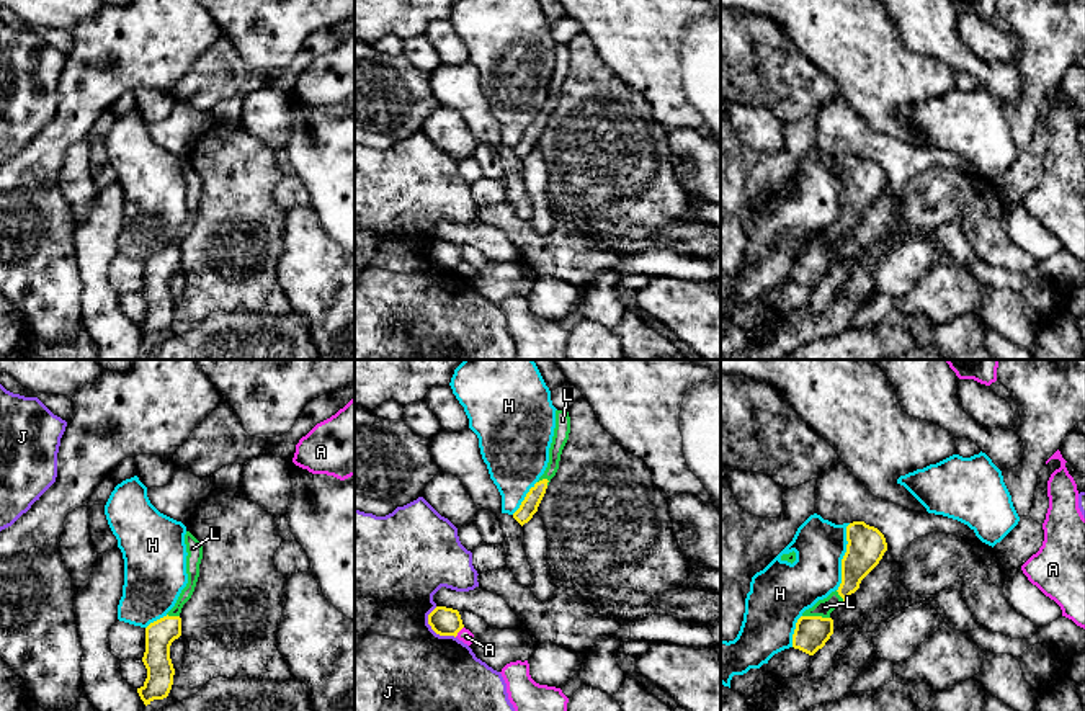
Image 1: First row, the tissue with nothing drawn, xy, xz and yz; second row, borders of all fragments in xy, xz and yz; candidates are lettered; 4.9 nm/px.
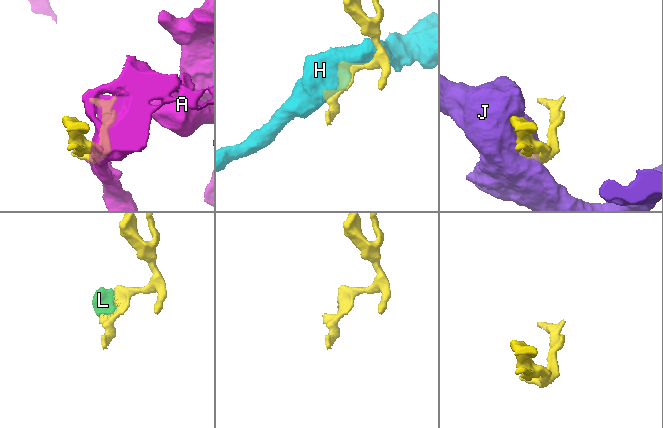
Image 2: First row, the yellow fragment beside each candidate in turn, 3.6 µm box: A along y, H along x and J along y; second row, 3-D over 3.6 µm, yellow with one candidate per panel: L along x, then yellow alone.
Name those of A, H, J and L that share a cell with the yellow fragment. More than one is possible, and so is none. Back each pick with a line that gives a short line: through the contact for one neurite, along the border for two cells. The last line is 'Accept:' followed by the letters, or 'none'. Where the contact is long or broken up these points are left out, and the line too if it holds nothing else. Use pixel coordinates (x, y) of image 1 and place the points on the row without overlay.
Accept: L

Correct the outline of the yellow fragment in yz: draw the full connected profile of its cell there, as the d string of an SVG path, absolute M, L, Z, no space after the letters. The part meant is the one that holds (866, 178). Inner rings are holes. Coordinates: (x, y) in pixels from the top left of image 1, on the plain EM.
M853 155L846 160L846 175L840 221L806 244L796 257L793 281L809 289L822 283L833 268L830 247L860 222L861 214L879 198L887 185L884 168L864 155Z

